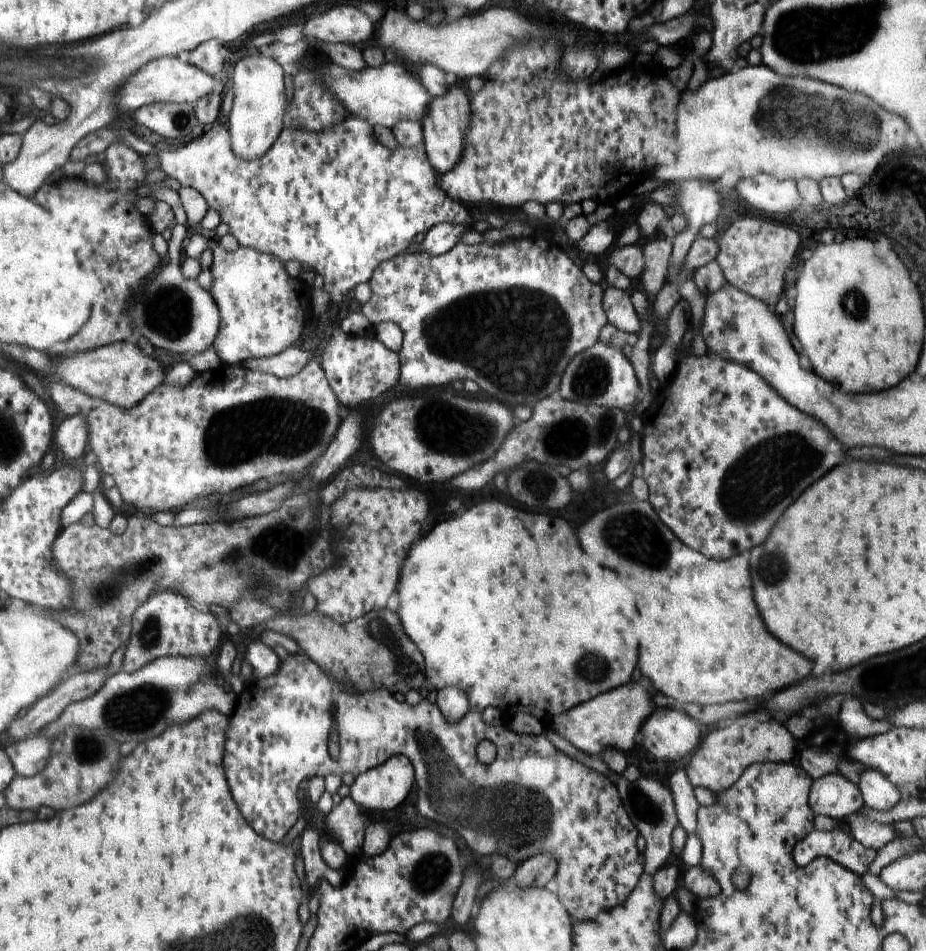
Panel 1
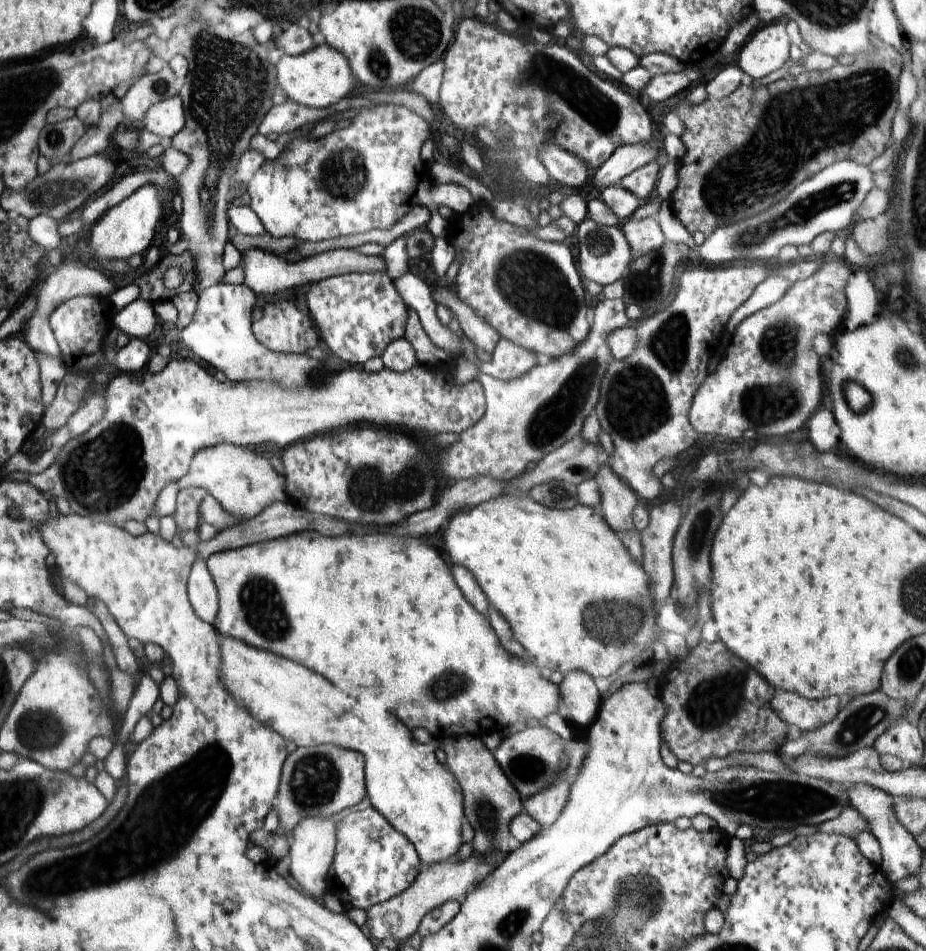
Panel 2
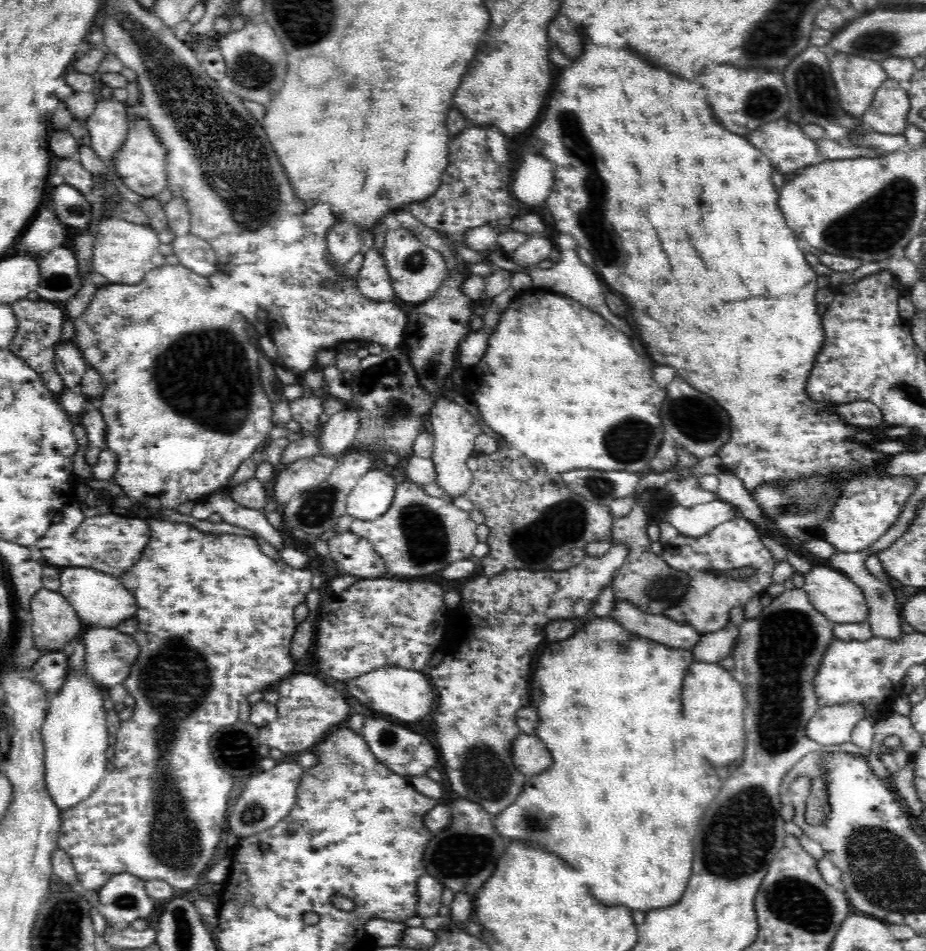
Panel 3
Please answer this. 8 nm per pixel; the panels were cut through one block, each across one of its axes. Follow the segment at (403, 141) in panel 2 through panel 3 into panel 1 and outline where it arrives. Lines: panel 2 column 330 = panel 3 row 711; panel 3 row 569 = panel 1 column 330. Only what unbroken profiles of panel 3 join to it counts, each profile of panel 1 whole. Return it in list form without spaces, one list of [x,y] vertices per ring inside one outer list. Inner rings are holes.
[[[348,116],[339,124],[332,126],[331,130],[321,131],[320,133],[295,130],[286,124],[286,127],[282,130],[280,137],[274,142],[270,151],[252,161],[242,161],[231,152],[230,138],[226,125],[220,124],[218,121],[213,124],[213,128],[210,132],[203,133],[202,136],[193,139],[191,142],[188,142],[186,146],[182,146],[182,148],[176,148],[176,150],[160,150],[156,148],[154,142],[144,133],[135,134],[128,130],[113,131],[101,128],[80,140],[72,149],[69,160],[83,161],[89,155],[104,153],[112,142],[116,142],[116,140],[119,139],[129,148],[138,150],[138,154],[156,154],[156,156],[158,156],[158,162],[160,162],[160,168],[166,173],[166,177],[175,178],[183,188],[191,187],[192,189],[198,190],[206,200],[207,206],[210,209],[216,210],[218,215],[222,218],[222,223],[230,227],[229,234],[232,234],[232,236],[236,238],[240,246],[246,246],[253,250],[275,255],[282,262],[289,260],[298,261],[304,268],[313,270],[316,274],[321,274],[324,277],[324,287],[322,289],[328,292],[331,298],[328,311],[340,308],[342,298],[349,294],[350,290],[372,279],[373,271],[379,265],[382,265],[382,262],[391,260],[397,255],[404,253],[411,244],[412,238],[415,236],[418,236],[418,234],[426,235],[434,226],[443,223],[450,224],[451,226],[463,225],[469,217],[467,210],[464,209],[464,206],[462,206],[460,202],[447,198],[446,194],[439,188],[439,176],[428,163],[423,146],[416,149],[399,146],[399,148],[395,150],[389,150],[375,138],[373,127],[366,122],[366,120],[359,117]]]

